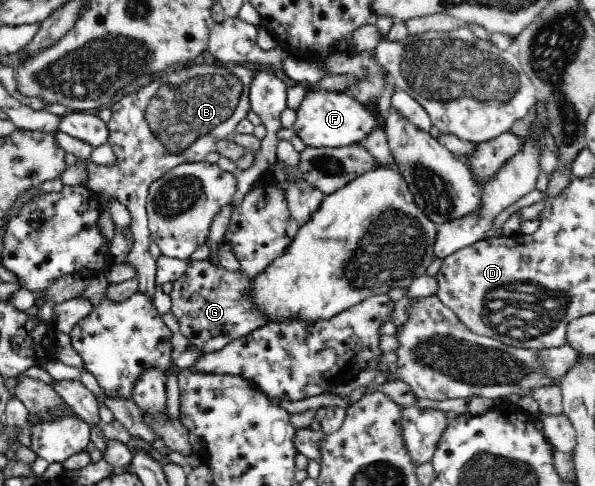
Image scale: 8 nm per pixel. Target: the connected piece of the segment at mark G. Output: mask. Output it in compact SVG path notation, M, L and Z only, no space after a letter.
M209 258L189 262L187 271L173 282L168 297L171 298L171 311L179 321L181 334L193 347L204 354L211 354L268 323L251 302L251 277L246 272L229 271L220 264L213 264Z

